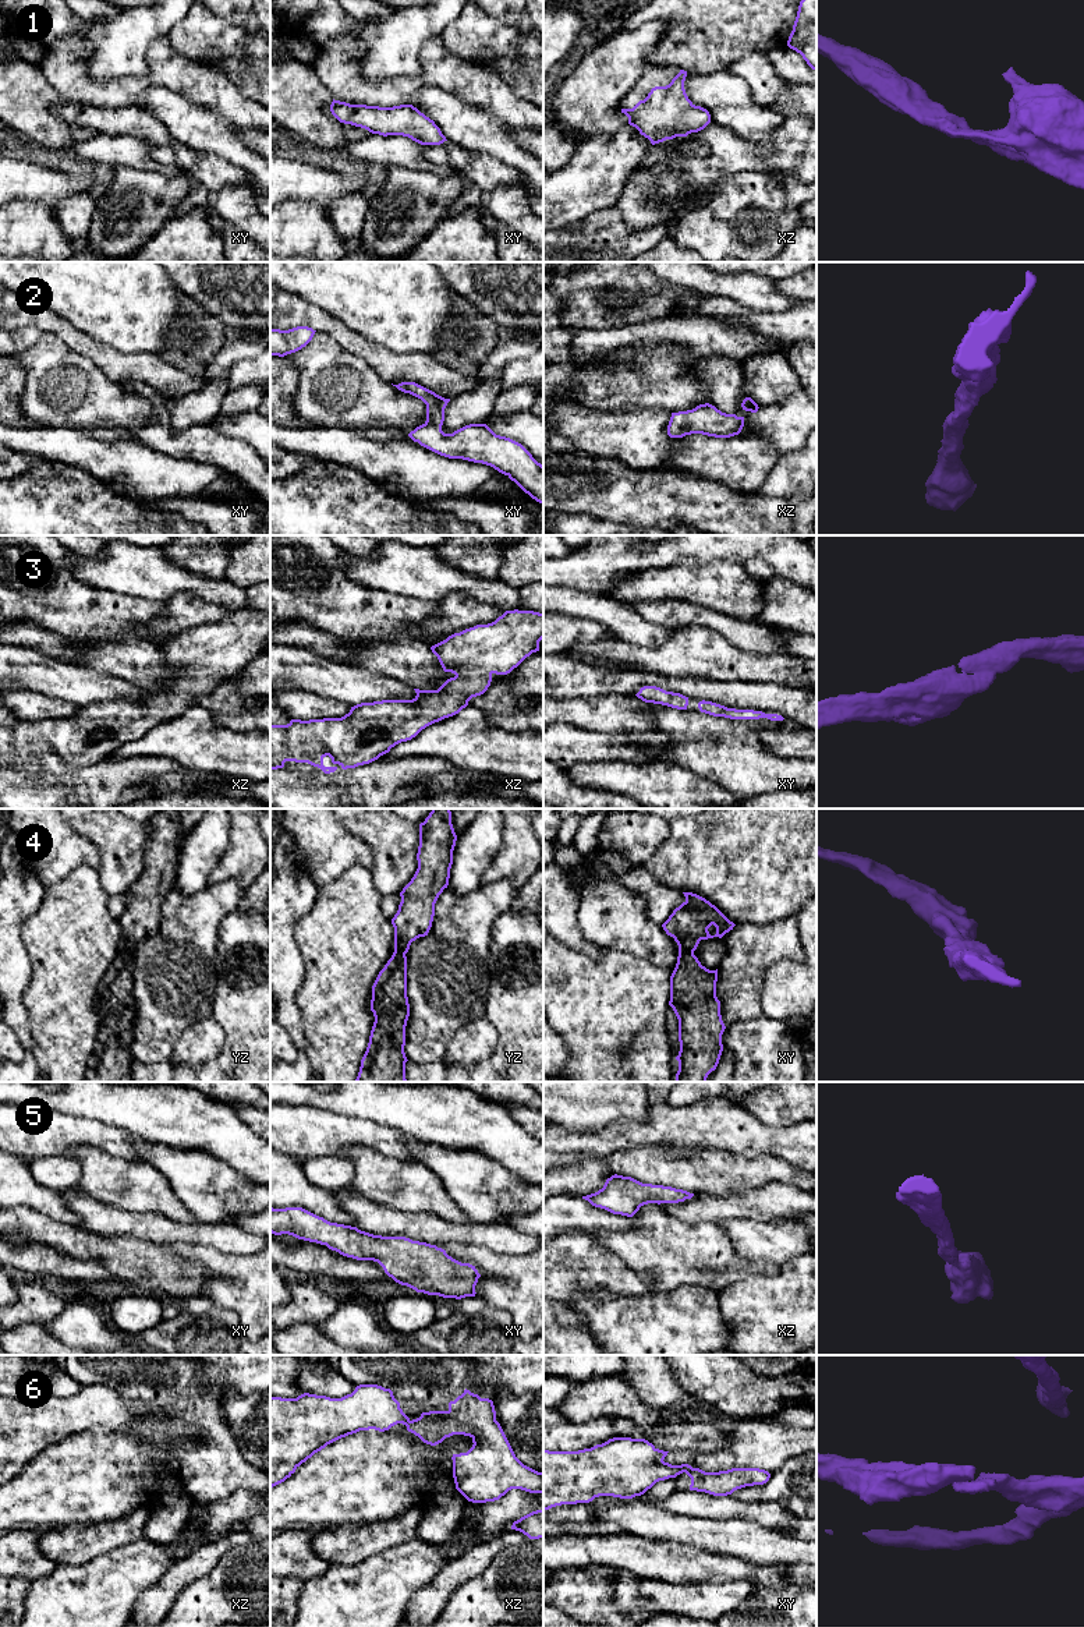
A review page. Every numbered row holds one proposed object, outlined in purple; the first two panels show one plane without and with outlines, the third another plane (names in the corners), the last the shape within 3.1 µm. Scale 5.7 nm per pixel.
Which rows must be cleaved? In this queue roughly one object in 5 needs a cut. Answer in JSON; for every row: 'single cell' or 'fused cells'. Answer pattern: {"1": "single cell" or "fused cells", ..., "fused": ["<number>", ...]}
{"1": "single cell", "2": "single cell", "3": "single cell", "4": "single cell", "5": "single cell", "6": "fused cells", "fused": ["6"]}

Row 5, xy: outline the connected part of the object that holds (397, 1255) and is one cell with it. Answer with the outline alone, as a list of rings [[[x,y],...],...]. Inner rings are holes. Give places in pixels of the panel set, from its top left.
[[[270,1207],[270,1232],[288,1234],[298,1239],[326,1245],[343,1256],[357,1260],[378,1262],[385,1273],[396,1283],[407,1285],[417,1292],[461,1299],[475,1297],[475,1285],[481,1274],[475,1266],[461,1263],[446,1253],[444,1249],[405,1237],[382,1237],[358,1230],[357,1227],[330,1223],[302,1207]]]

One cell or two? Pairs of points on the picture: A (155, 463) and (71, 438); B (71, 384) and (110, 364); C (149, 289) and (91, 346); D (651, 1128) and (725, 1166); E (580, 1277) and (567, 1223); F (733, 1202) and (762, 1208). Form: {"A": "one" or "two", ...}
{"A": "one", "B": "two", "C": "two", "D": "two", "E": "two", "F": "one"}

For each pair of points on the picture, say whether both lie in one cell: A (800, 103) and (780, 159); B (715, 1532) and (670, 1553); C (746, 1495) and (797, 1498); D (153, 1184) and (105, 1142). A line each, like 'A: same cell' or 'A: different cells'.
A: different cells
B: different cells
C: same cell
D: different cells

